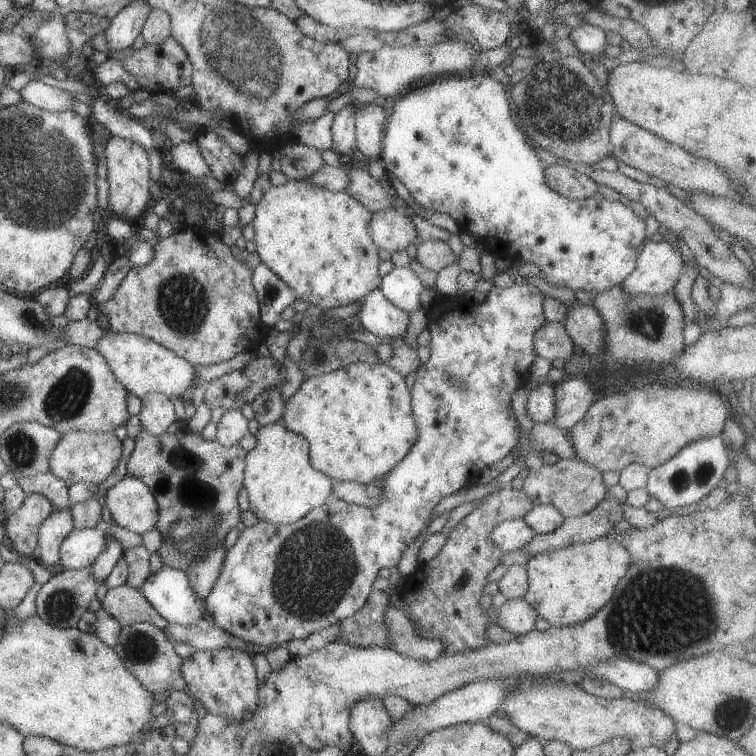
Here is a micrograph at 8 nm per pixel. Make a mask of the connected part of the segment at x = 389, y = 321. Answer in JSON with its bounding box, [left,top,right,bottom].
[355,287,408,338]

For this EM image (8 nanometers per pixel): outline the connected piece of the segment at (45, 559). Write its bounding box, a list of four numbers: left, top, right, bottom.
[37,506,74,571]

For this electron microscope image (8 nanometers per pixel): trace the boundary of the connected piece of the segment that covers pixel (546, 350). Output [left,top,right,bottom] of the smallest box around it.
[532,321,574,362]

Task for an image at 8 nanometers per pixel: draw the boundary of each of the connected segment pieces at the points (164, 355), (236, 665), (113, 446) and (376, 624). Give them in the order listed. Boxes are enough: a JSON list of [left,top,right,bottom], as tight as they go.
[[94,330,194,398],[180,648,258,721],[49,431,121,486],[337,590,389,648]]

